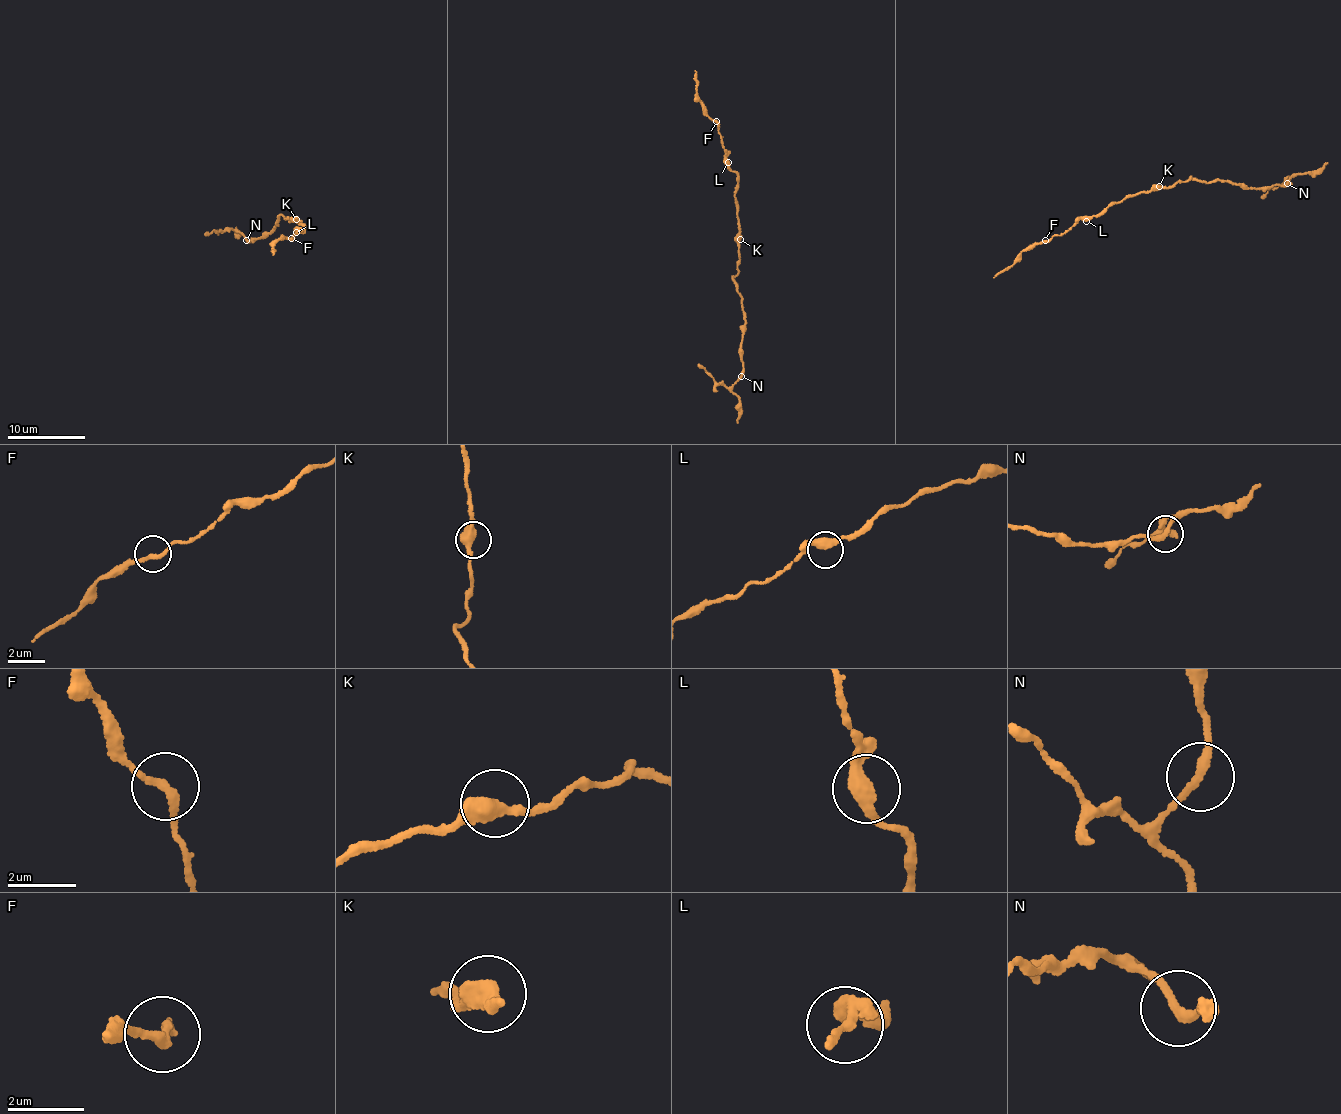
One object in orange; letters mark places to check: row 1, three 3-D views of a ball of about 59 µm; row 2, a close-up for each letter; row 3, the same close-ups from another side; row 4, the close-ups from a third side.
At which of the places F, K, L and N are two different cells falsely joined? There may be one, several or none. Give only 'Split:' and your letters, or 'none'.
Split: N

